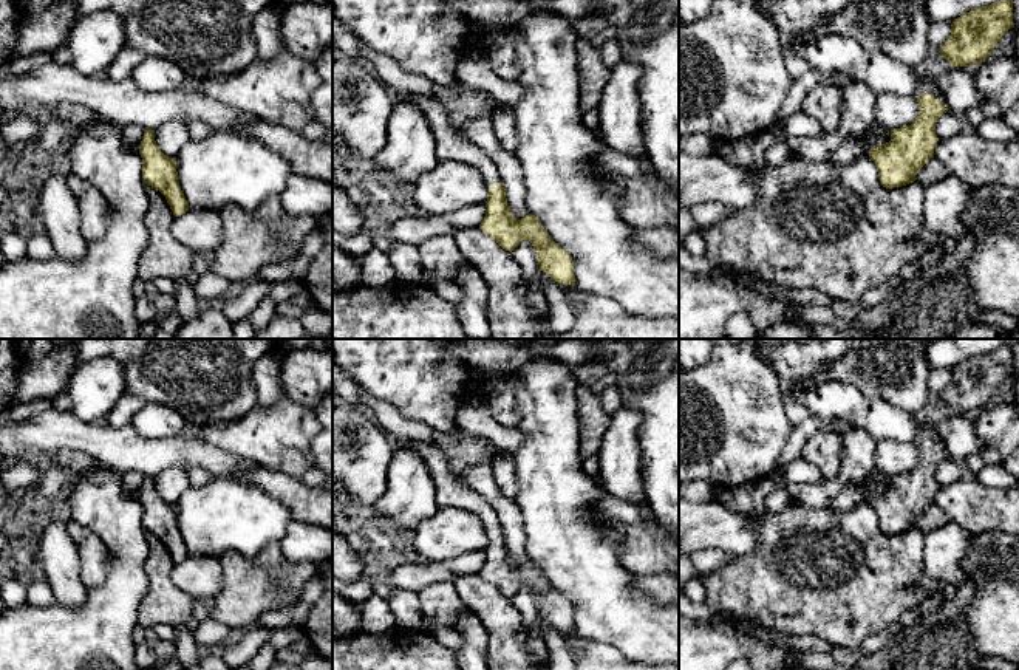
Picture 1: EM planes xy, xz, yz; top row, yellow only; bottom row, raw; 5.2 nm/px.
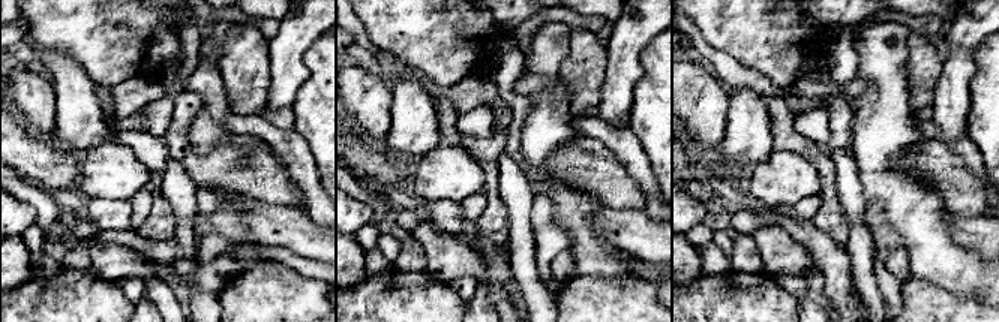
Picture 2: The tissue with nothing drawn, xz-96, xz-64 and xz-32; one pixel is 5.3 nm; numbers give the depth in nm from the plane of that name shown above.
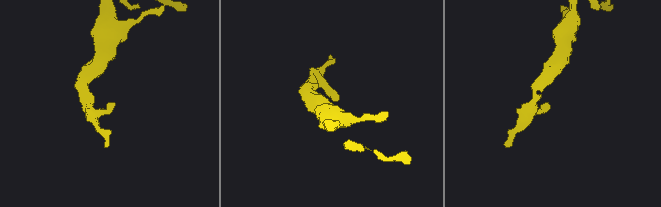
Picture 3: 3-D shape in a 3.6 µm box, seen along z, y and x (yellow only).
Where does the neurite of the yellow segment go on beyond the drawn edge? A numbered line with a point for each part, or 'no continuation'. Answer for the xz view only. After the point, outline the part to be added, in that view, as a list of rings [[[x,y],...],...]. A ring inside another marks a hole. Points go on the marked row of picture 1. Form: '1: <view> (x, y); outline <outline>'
1: xz (449, 144); outline [[[400,91],[394,93],[394,101],[410,101],[424,113],[436,139],[436,159],[456,159],[475,167],[487,189],[495,183],[501,183],[495,162],[482,149],[455,132],[447,110],[439,102],[428,96]]]

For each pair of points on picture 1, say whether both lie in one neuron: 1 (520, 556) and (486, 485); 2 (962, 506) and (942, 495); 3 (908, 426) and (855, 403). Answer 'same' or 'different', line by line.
1: same
2: same
3: same

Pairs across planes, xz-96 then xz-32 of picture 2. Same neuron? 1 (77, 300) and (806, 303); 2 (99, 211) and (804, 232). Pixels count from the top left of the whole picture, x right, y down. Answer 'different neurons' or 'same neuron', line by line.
1: different neurons
2: same neuron

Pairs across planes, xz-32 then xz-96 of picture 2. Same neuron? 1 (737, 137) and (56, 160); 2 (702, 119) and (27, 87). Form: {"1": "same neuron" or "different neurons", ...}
{"1": "different neurons", "2": "same neuron"}

